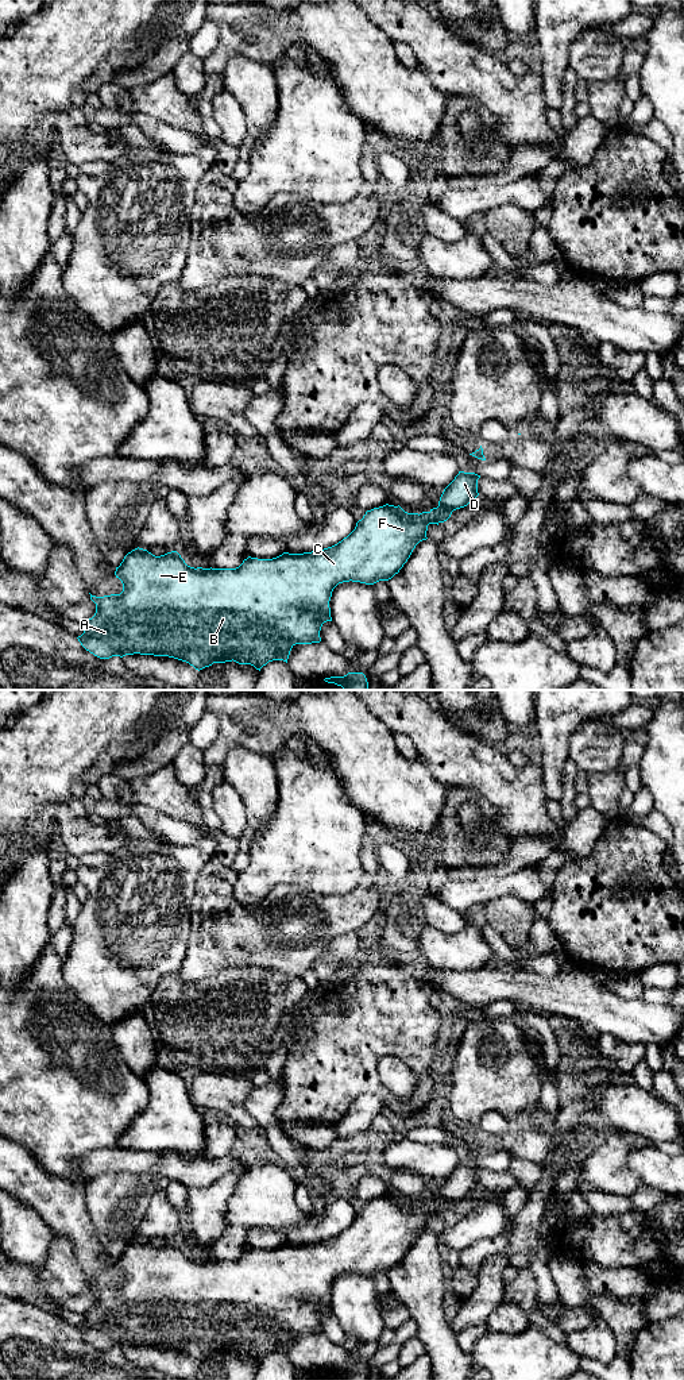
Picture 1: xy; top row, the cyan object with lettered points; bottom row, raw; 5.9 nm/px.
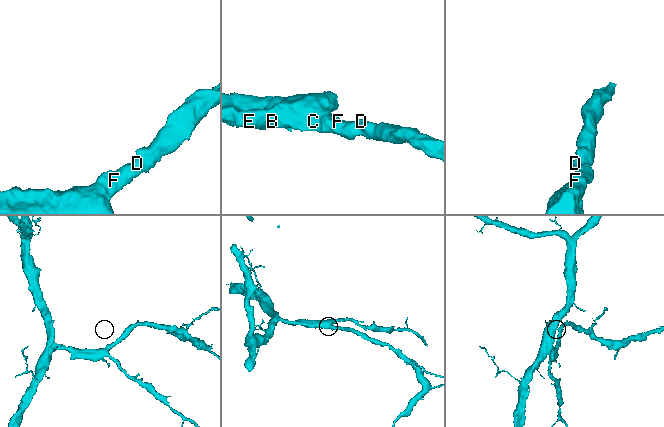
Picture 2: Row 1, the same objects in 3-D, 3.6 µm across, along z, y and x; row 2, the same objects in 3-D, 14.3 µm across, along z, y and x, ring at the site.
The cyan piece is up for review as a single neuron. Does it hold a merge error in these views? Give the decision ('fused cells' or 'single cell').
single cell

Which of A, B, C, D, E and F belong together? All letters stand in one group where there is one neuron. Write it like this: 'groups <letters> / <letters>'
groups A B C D E F

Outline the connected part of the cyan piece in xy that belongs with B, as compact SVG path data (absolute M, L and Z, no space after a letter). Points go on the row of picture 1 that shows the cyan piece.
M459 471L455 479L444 489L440 497L440 501L438 501L438 506L430 509L429 512L422 512L420 514L407 513L399 505L394 506L394 505L386 504L383 506L367 510L363 519L356 523L355 529L347 537L344 537L341 541L339 541L337 544L332 547L312 551L312 552L304 552L304 554L283 552L282 555L273 558L273 559L258 559L258 558L248 556L236 568L212 568L212 567L210 568L202 568L202 567L194 568L194 567L188 566L177 551L171 551L165 555L155 556L147 550L138 547L132 550L131 552L128 552L124 556L120 566L116 567L115 575L116 578L121 581L123 591L120 594L111 594L111 595L104 595L104 597L96 597L90 594L90 600L96 604L96 613L92 618L89 618L84 624L85 631L77 639L86 651L89 651L90 654L93 654L94 656L100 659L109 659L112 656L123 658L125 655L134 655L134 654L169 656L169 658L174 658L174 659L186 662L198 671L205 667L212 666L213 663L225 663L225 662L232 662L232 660L239 664L251 664L259 671L263 666L266 666L268 662L273 662L273 660L283 660L287 663L290 651L295 644L312 644L312 643L321 641L320 631L321 631L322 624L326 621L332 621L329 601L331 601L333 589L339 583L352 581L352 582L360 582L366 585L374 585L379 581L391 579L395 574L399 573L399 570L407 562L416 546L420 541L428 539L426 531L428 531L429 524L438 525L440 523L447 521L451 517L453 510L467 506L472 500L475 500L479 496L478 493L478 479L479 478L480 475L475 473Z

